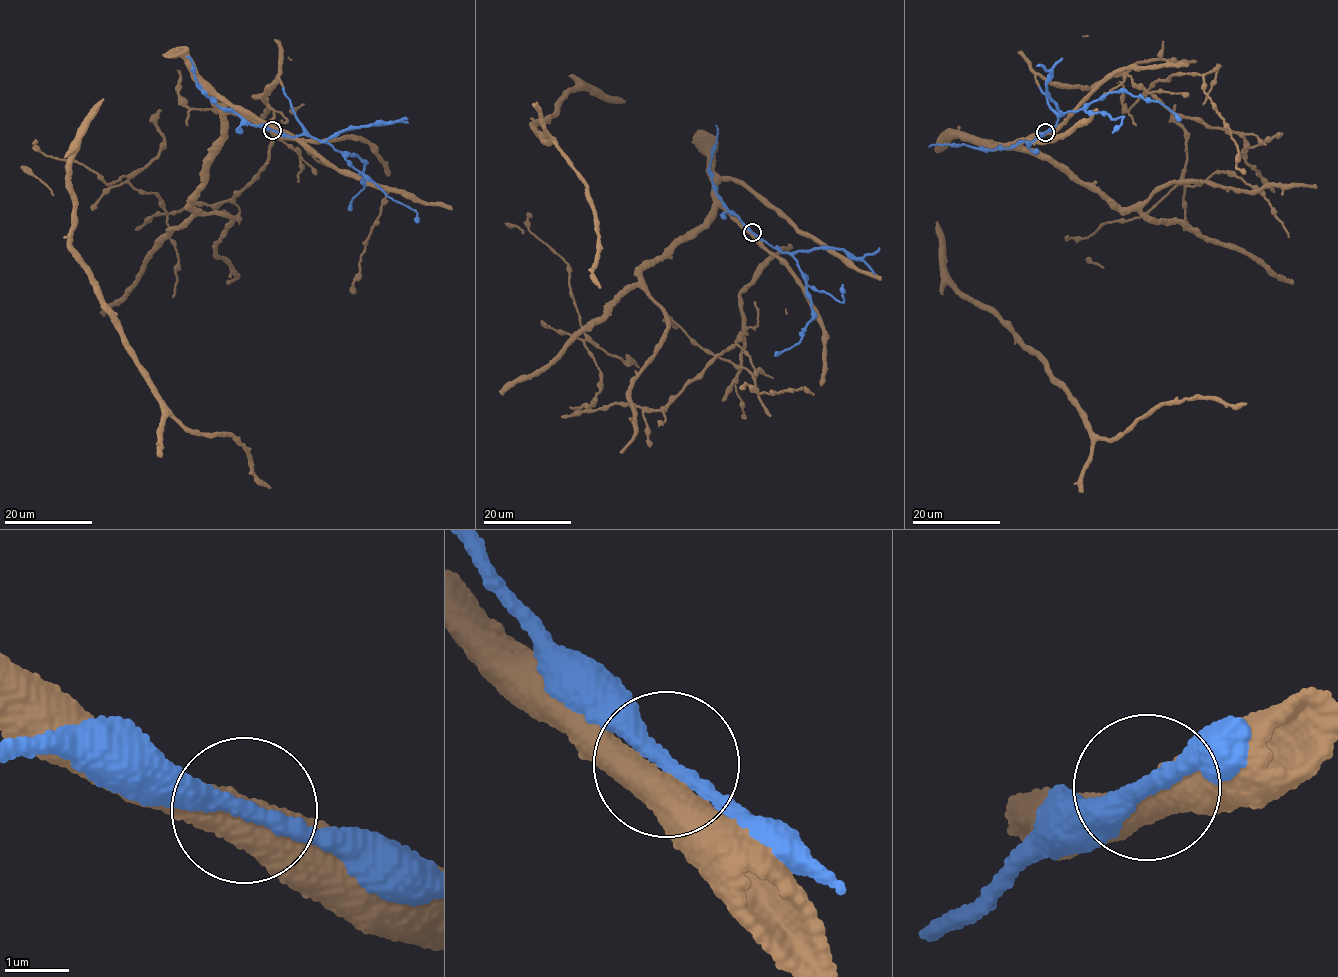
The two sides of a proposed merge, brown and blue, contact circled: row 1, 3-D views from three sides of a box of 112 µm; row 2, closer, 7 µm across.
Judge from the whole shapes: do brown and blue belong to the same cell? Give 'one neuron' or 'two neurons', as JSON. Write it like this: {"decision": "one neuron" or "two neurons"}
{"decision": "one neuron"}

